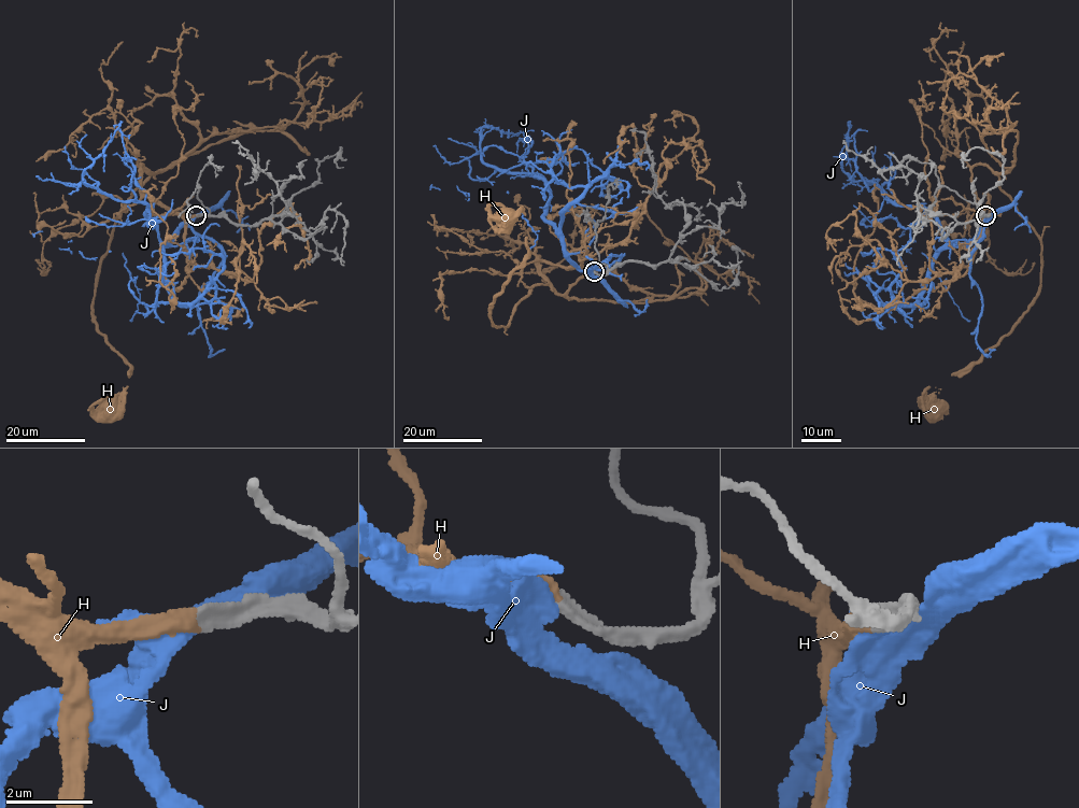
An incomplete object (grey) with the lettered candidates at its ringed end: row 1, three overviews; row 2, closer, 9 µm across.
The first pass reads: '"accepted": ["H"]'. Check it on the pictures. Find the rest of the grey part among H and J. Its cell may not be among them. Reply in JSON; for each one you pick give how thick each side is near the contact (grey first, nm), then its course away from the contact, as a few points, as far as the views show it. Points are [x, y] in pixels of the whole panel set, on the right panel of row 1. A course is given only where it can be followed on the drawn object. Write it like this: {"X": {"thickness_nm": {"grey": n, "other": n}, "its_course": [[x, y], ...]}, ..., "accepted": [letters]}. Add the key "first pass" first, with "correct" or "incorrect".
{"first pass": "correct", "H": {"thickness_nm": {"grey": 300, "other": 360}, "its_course": [[987, 215], [974, 193], [977, 164], [997, 174], [1040, 242], [1038, 297], [1006, 336], [934, 393], [934, 412]]}, "accepted": ["H"]}

